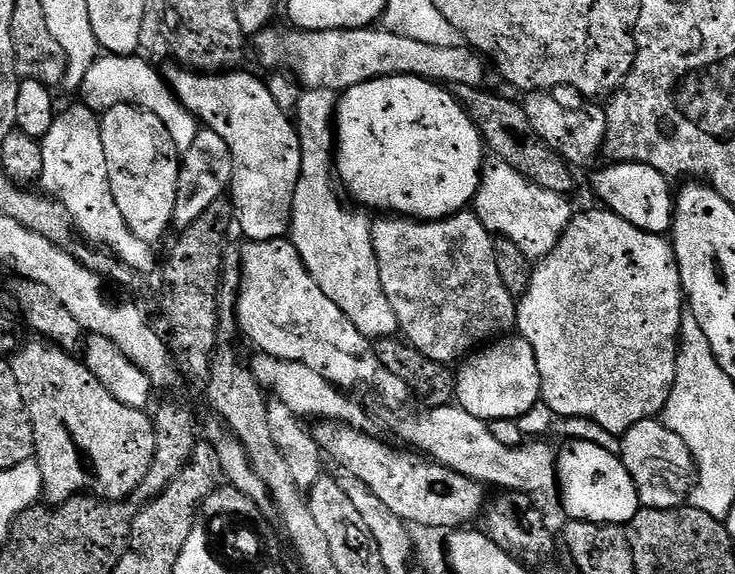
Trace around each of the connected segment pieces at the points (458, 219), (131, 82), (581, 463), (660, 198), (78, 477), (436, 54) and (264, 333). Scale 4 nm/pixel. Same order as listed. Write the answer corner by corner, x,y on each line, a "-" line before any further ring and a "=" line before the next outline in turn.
475,211
458,212
444,220
414,220
384,214
372,220
372,241
378,270
382,274
382,290
386,290
390,306
394,306
403,339
426,354
426,358
452,366
516,328
517,297
502,286
502,274
498,274
494,254
496,240
486,226
482,226
=
97,55
94,66
86,72
86,78
78,89
78,96
91,112
103,114
115,104
135,104
150,114
162,118
162,126
170,130
170,138
174,138
174,146
184,153
194,146
194,138
200,133
201,125
195,116
188,112
186,106
172,92
171,86
162,75
161,69
139,60
139,55
114,56
=
574,440
567,446
569,448
559,449
556,461
558,493
564,499
565,517
595,524
627,526
642,505
624,461
617,453
594,446
594,442
=
613,163
612,168
604,168
592,180
592,188
596,191
596,196
601,200
603,207
607,211
618,214
622,218
626,218
634,226
638,226
638,230
643,232
655,232
664,234
669,231
670,221
674,215
674,188
671,188
669,177
663,176
658,170
654,170
650,166
642,166
641,164
621,164
=
43,338
33,341
25,348
17,347
10,363
18,390
22,390
22,402
26,402
26,414
30,414
30,426
34,426
34,459
44,469
43,499
55,506
65,504
72,496
91,493
109,502
127,501
140,489
150,466
156,461
153,417
143,408
122,406
122,402
118,402
98,378
94,378
83,359
76,357
75,360
71,351
=
269,26
264,29
263,32
259,32
254,38
254,44
256,44
256,56
265,64
268,68
278,68
277,70
283,70
285,73
291,74
300,82
305,89
309,88
330,88
333,90
347,90
358,86
362,82
370,82
371,80
377,80
383,76
420,76
424,80
431,80
441,86
455,86
461,84
462,86
474,86
475,88
484,88
486,82
484,79
488,76
489,65
486,63
485,57
481,56
479,52
467,47
467,46
430,46
426,42
418,42
418,38
410,38
409,36
403,36
397,32
390,32
383,26
369,26
367,28
343,28
342,30
322,30
321,32
305,32
303,30
291,30
287,32
284,28
276,28
277,26
=
283,238
274,241
254,241
244,244
240,252
240,297
236,303
236,322
241,333
244,332
252,339
252,344
263,355
273,356
279,360
289,360
290,362
302,362
306,366
310,366
310,370
314,370
318,374
322,374
322,378
326,378
337,388
341,390
353,390
359,384
365,384
366,387
376,387
380,391
380,396
384,400
389,400
394,407
400,408
408,399
413,399
414,393
412,389
406,386
406,382
402,382
402,378
394,378
394,374
390,374
390,370
386,370
382,366
382,362
378,362
378,354
376,353
373,341
369,340
358,330
358,326
354,326
354,322
350,322
350,318
346,318
346,314
342,314
342,310
338,310
338,306
334,306
334,302
330,302
330,298
326,298
326,294
322,294
318,282
314,282
314,278
310,276
306,270
306,266
302,262
302,258
298,254
298,250
293,246
291,239

